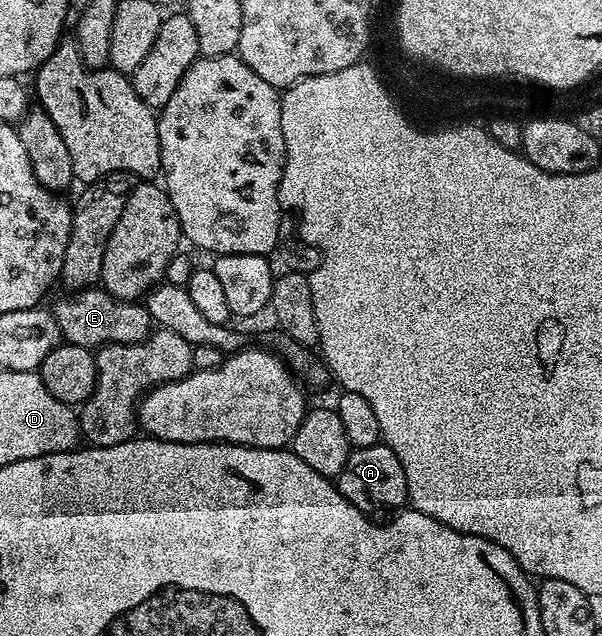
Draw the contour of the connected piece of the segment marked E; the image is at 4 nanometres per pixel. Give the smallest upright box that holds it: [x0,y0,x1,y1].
[52,286,152,350]

